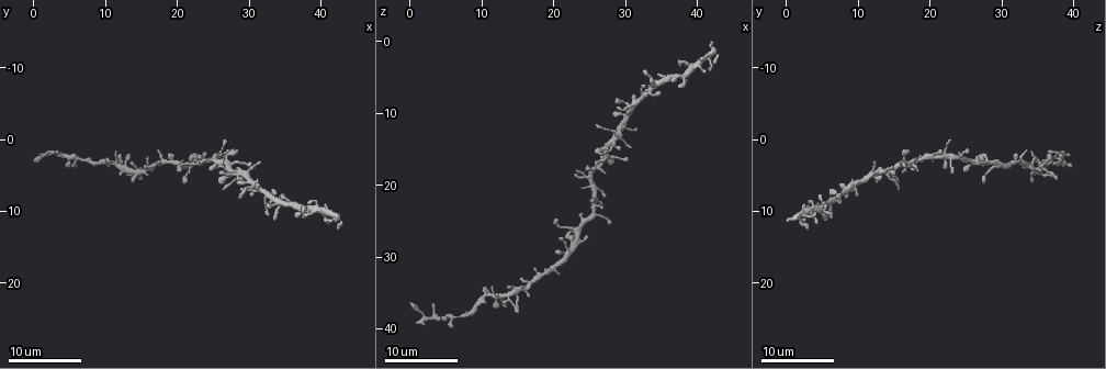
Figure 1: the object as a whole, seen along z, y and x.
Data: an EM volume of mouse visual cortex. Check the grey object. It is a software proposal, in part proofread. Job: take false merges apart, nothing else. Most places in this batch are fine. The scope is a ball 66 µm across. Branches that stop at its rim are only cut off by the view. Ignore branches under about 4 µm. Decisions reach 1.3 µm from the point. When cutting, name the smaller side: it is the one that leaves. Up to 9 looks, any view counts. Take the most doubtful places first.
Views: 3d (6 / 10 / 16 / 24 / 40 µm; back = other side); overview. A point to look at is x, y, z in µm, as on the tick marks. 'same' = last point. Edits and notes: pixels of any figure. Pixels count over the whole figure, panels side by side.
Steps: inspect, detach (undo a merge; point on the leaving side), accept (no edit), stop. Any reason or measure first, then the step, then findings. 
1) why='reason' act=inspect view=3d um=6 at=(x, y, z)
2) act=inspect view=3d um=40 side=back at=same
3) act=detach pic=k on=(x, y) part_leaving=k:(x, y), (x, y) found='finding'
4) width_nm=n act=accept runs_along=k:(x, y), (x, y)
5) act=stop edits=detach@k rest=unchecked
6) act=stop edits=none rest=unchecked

why='four-way junction' act=inspect view=3d um=16 at=(11.5, 3.5, 35.5)

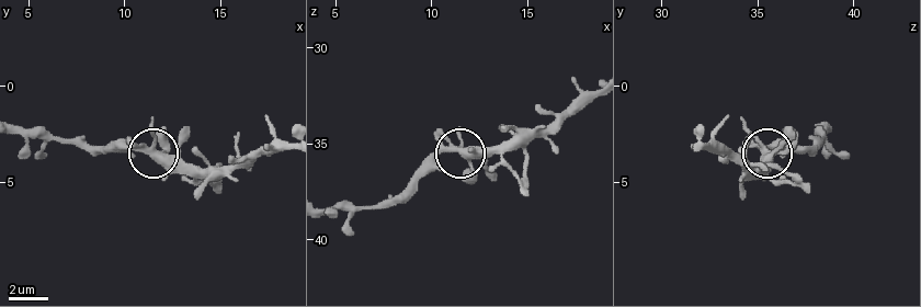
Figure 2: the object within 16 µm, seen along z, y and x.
act=inspect view=3d um=10 at=(11.1, 3.4, 35.3)

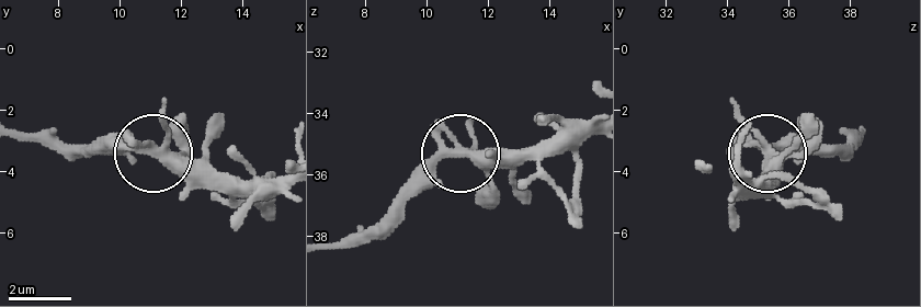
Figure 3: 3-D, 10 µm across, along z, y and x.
act=accept runs_along=3:(284, 180), (182, 174), (143, 150), (75, 150) found='continuous, no second neuron'

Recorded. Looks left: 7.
why='small branch off a trunk' act=inspect view=3d um=16 at=(22.0, 3.5, 29.0)

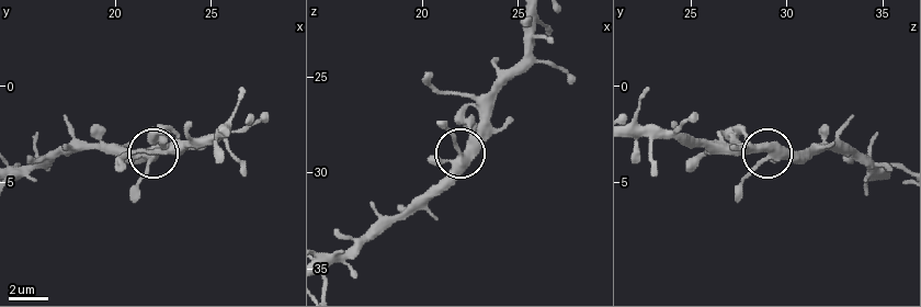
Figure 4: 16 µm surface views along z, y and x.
why='zoom in' act=inspect view=3d um=6 at=(22.0, 3.7, 29.2)

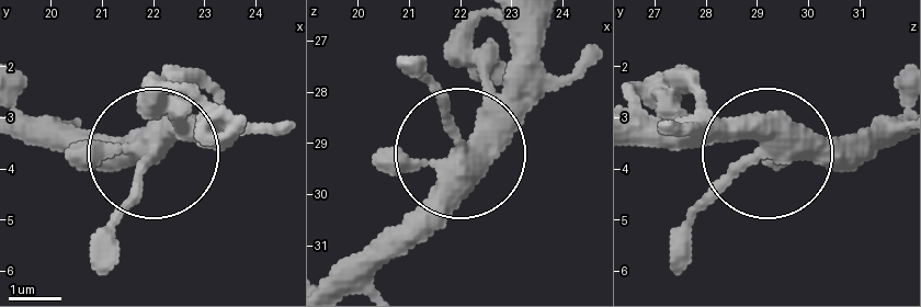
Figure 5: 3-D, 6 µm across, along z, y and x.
act=inspect view=3d um=6 side=back at=(22.00, 3.70, 29.20)

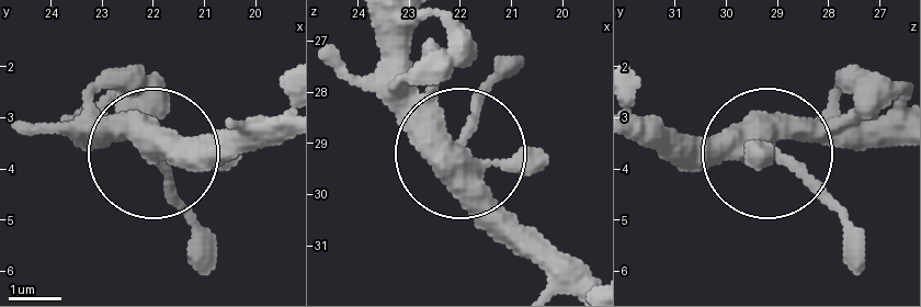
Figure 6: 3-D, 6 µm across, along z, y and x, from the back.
act=accept runs_along=6:(372, 27), (394, 93), (455, 150), (520, 58) found='all the same neuron'

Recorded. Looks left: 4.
why='looks like a crossing' act=inspect view=3d um=24 at=(25.5, 2.5, 23.5)

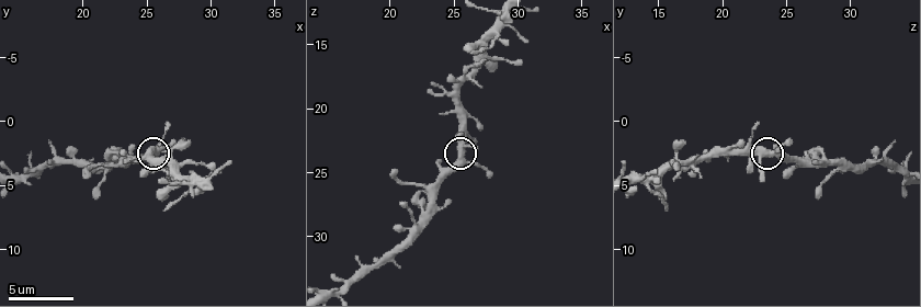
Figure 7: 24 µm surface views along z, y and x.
act=inspect view=3d um=6 at=(25.6, 2.4, 23.4)

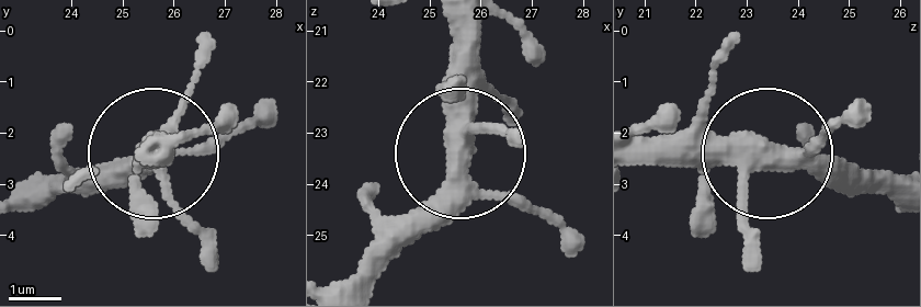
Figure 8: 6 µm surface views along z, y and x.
arms=4 act=accept found='one neuron here'

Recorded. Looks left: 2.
why='small branch off a trunk' act=inspect view=3d um=16 at=(29.0, 5.0, 11.5)

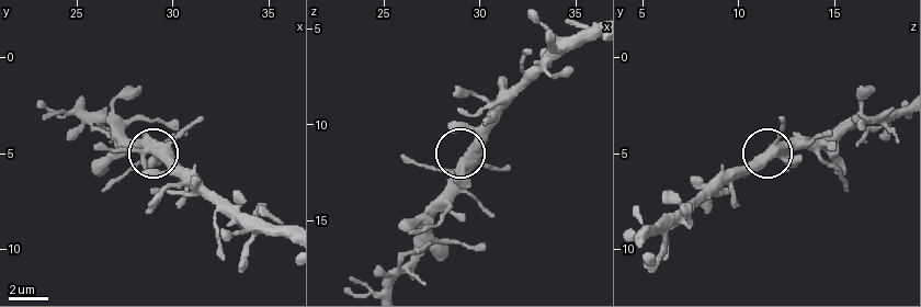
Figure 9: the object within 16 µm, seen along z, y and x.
why='closer look' act=inspect view=3d um=6 at=(29.1, 5.1, 11.7)

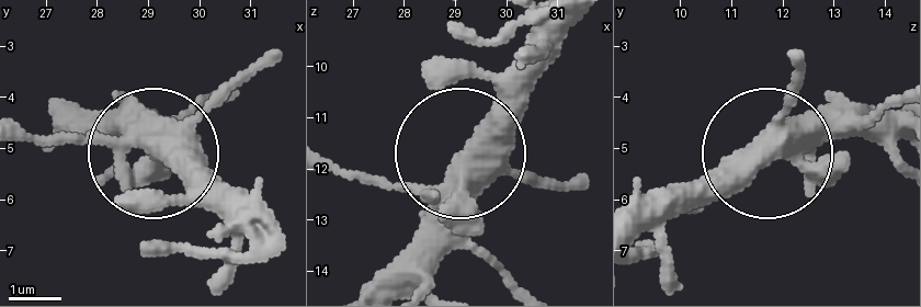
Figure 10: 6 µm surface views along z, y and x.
arms=3 act=accept runs_along=10:(896, 111), (725, 158), (677, 202) found='one neuron here'

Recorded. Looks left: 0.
act=stop edits=none rest=unchecked

